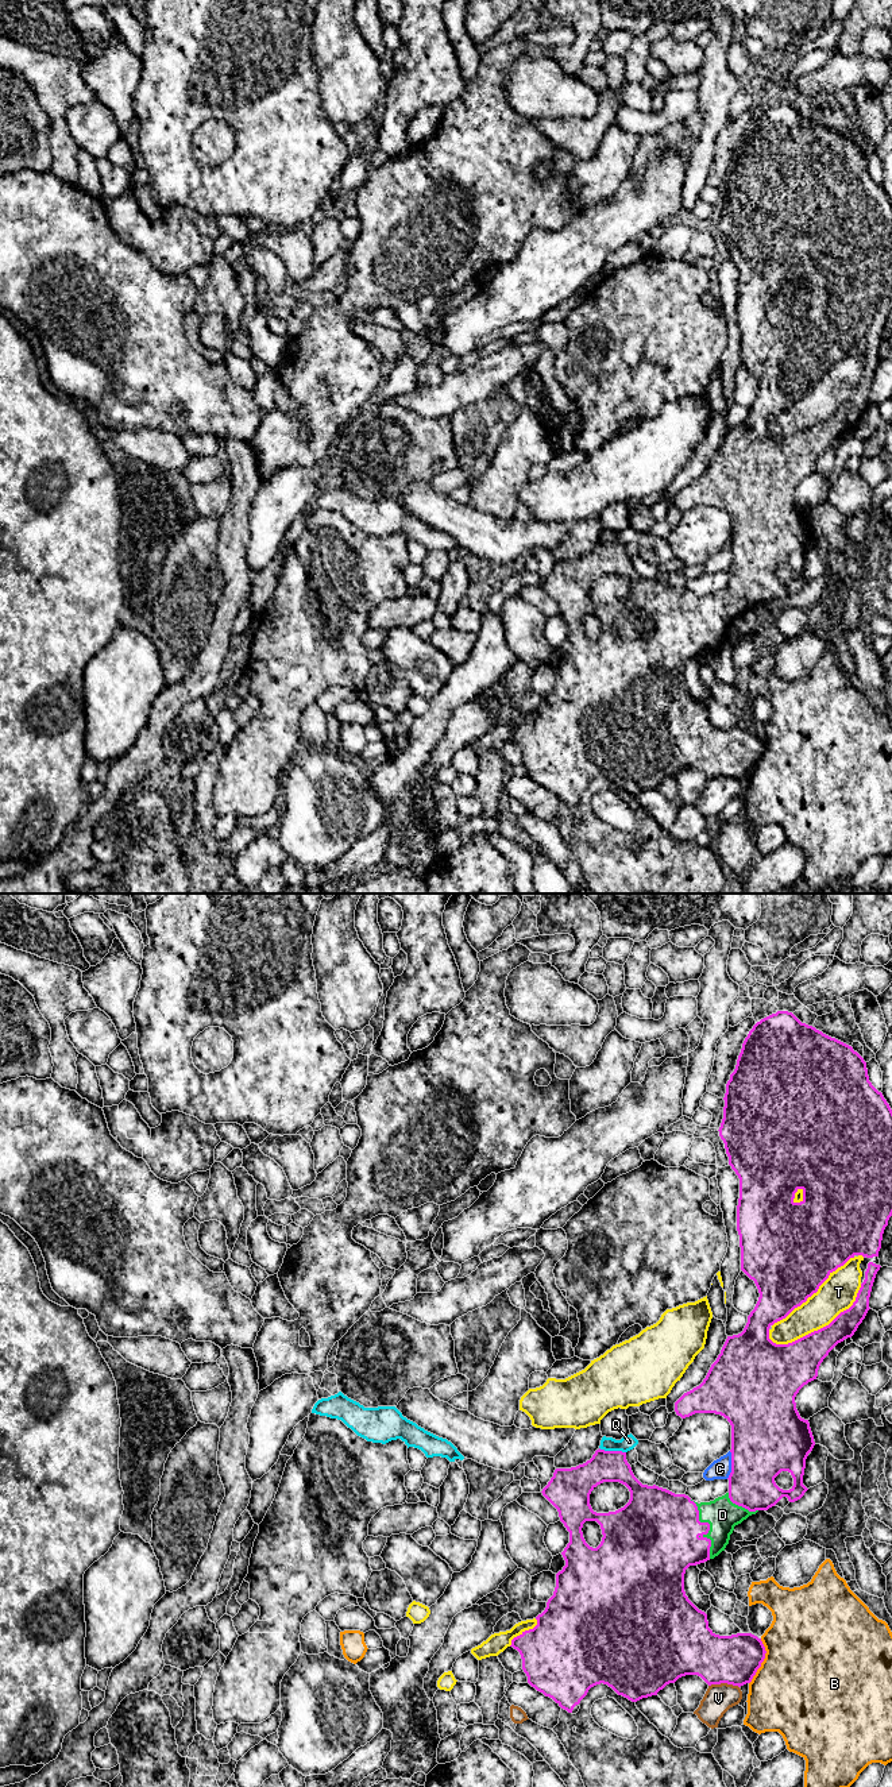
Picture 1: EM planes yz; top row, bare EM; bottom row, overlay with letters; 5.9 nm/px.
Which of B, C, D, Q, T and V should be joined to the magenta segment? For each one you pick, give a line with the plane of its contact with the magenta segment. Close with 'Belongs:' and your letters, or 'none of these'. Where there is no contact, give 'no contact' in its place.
D: meets magenta in yz
Belongs: D

